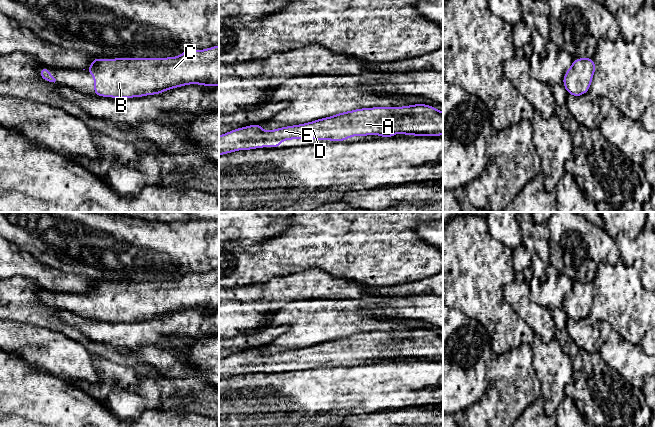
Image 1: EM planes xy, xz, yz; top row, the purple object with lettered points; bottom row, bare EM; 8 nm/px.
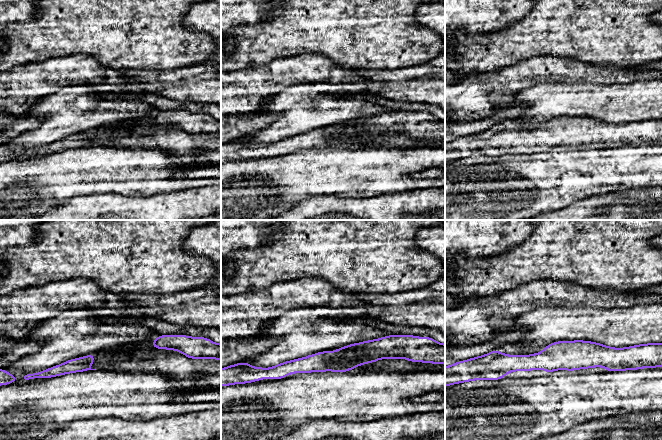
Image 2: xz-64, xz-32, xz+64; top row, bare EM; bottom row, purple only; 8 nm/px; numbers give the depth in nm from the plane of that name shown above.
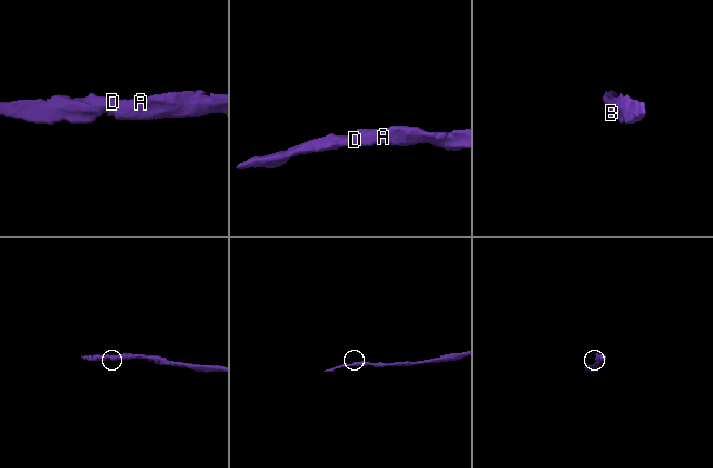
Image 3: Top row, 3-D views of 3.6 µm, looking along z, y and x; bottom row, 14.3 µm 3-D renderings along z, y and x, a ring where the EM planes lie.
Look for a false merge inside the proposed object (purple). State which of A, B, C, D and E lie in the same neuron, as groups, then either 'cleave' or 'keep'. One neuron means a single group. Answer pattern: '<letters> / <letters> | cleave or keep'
A B C D E | keep

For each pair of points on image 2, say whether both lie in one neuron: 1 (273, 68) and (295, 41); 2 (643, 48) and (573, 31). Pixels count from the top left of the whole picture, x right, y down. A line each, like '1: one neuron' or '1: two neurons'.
1: two neurons
2: one neuron

